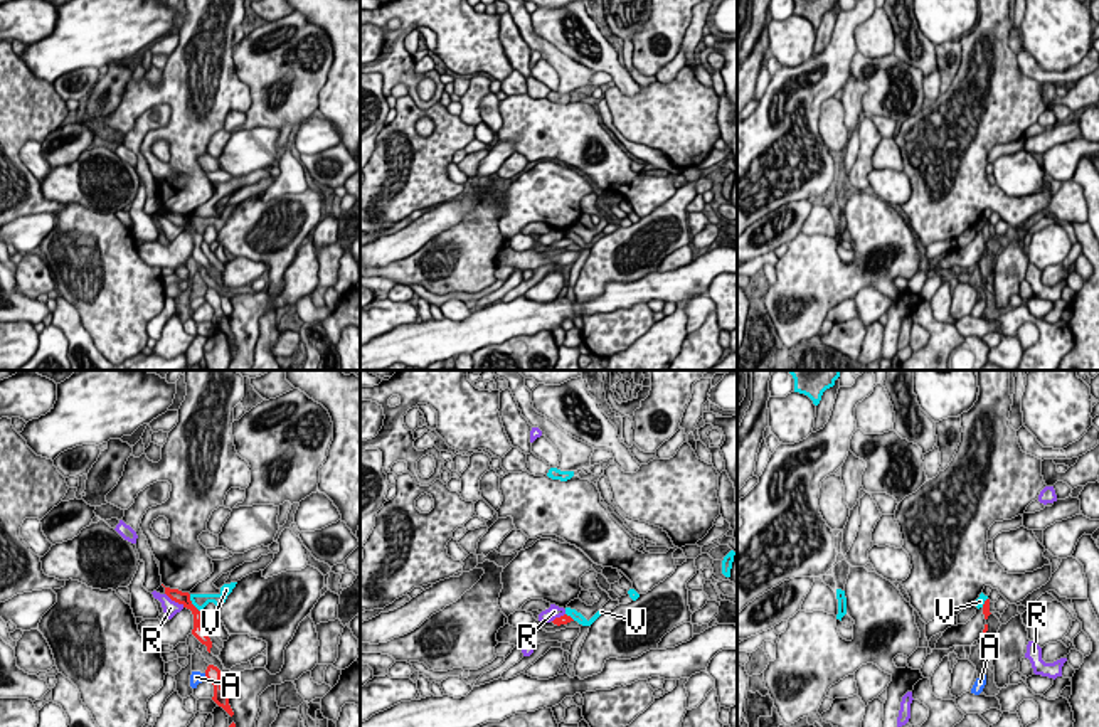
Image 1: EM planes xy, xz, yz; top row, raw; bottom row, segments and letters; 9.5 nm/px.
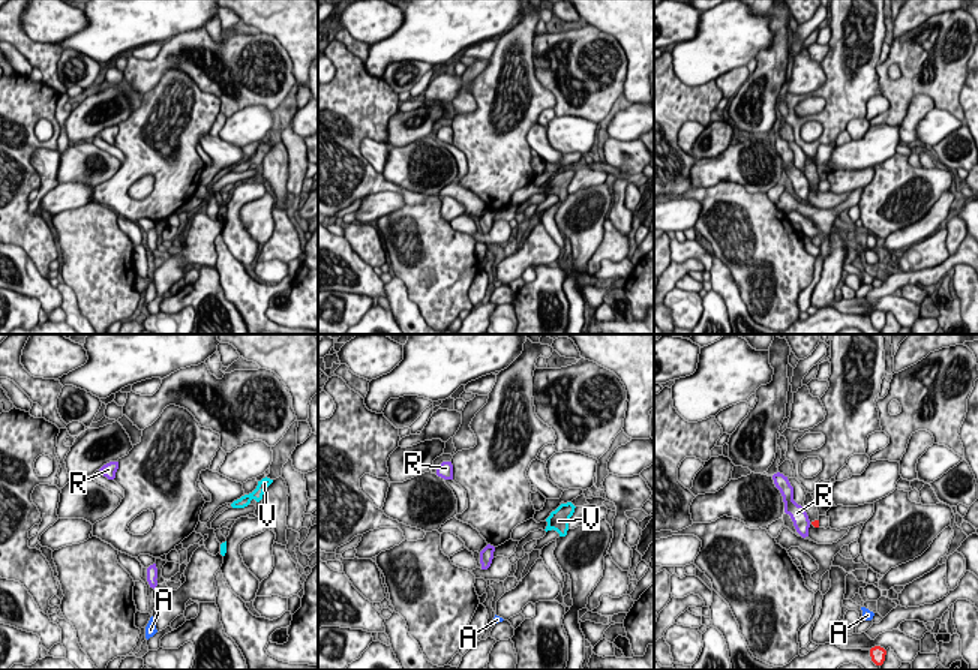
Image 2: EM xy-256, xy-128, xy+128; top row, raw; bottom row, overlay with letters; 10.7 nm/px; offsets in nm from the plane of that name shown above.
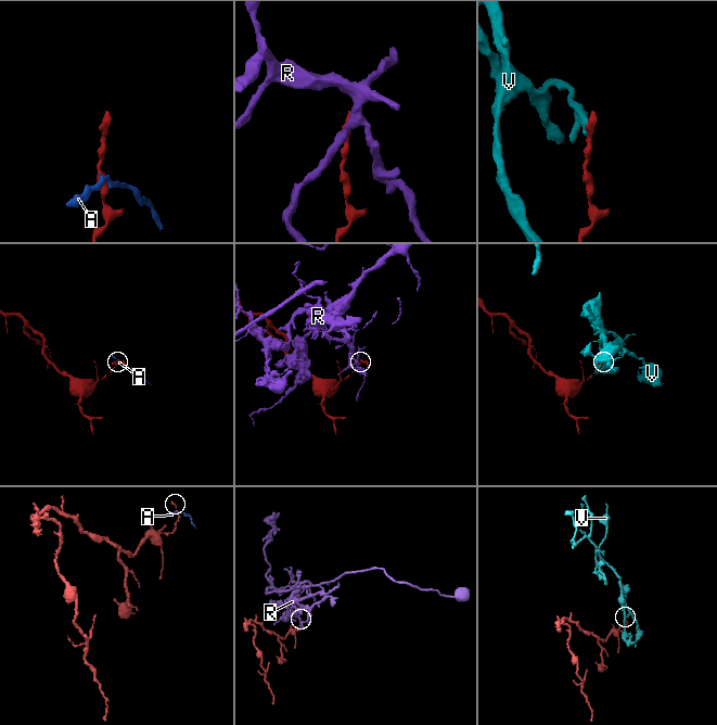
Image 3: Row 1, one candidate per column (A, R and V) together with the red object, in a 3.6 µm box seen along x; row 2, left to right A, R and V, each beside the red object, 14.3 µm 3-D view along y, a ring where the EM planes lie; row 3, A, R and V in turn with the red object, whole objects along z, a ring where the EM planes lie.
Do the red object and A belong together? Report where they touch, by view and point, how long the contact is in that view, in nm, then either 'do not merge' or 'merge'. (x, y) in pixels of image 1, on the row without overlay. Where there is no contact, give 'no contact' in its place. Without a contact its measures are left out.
meets red in xy at (206, 300); contact 70 nm long; do not merge

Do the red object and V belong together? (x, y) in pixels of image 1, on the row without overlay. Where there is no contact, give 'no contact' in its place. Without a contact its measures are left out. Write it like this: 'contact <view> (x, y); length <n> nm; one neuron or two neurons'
contact xy (191, 226); length 220 nm; two neurons

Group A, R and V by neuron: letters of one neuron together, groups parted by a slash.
A / R / V

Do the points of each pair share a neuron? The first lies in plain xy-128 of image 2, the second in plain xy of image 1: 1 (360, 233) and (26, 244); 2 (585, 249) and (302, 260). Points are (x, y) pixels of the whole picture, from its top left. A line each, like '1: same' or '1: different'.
1: different
2: different

